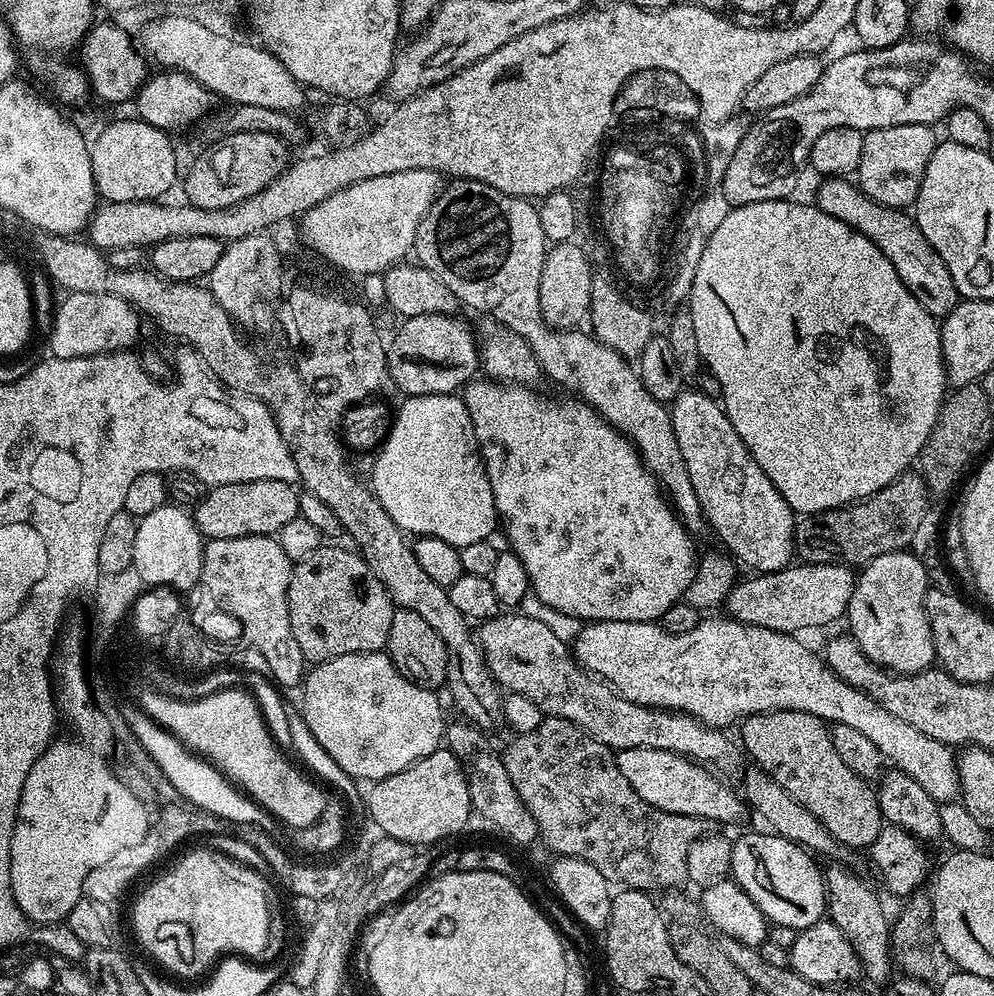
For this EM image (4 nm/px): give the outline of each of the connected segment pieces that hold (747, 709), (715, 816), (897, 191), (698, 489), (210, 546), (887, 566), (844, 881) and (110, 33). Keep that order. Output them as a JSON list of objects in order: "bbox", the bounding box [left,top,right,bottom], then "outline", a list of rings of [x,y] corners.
[{"bbox":[574,619,960,802],"outline":[[[701,619],[692,630],[685,633],[670,633],[656,622],[618,622],[617,620],[594,620],[585,623],[577,634],[574,660],[586,672],[611,684],[622,698],[647,708],[662,708],[669,712],[679,712],[693,720],[698,720],[708,728],[728,730],[732,723],[743,721],[749,716],[763,712],[798,710],[814,714],[819,720],[850,726],[858,730],[878,746],[881,757],[889,765],[904,772],[930,798],[938,802],[955,801],[960,795],[960,775],[956,769],[957,757],[949,745],[938,742],[922,730],[914,730],[910,722],[894,718],[873,696],[847,684],[834,674],[823,655],[811,652],[795,635],[775,632],[763,626],[743,624],[741,620]]]},{"bbox":[616,748,746,824],"outline":[[[635,748],[634,750],[617,751],[616,761],[618,762],[618,770],[622,770],[626,782],[630,782],[634,794],[638,794],[638,798],[642,798],[642,802],[646,802],[658,810],[666,810],[671,816],[701,816],[703,820],[713,822],[721,820],[722,823],[728,824],[746,812],[745,801],[737,789],[735,792],[730,785],[723,784],[712,773],[715,771],[709,770],[705,765],[695,760],[688,759],[687,756],[678,756],[675,752],[667,752],[661,748]]]},{"bbox":[858,124,938,210],"outline":[[[931,124],[886,126],[864,133],[862,162],[858,173],[858,186],[872,200],[887,208],[908,210],[915,205],[926,166],[938,143],[937,129]]]},{"bbox":[670,390,797,573],"outline":[[[703,390],[688,391],[681,391],[680,395],[671,401],[670,415],[674,426],[674,438],[678,438],[678,450],[682,450],[682,458],[690,474],[690,483],[694,485],[694,494],[698,494],[698,502],[704,511],[707,527],[713,528],[720,535],[721,542],[729,549],[724,548],[740,564],[742,562],[746,567],[753,568],[753,573],[777,572],[789,567],[794,560],[797,513],[793,512],[786,498],[782,498],[774,482],[766,478],[762,466],[754,462],[742,438],[738,438],[738,430],[734,430],[730,418],[724,413],[723,403]]]},{"bbox":[200,536,306,690],"outline":[[[247,536],[246,538],[218,538],[203,545],[200,579],[210,584],[210,578],[220,578],[220,600],[217,604],[228,608],[226,616],[240,623],[248,644],[264,659],[263,667],[281,689],[287,690],[301,683],[306,675],[306,661],[298,642],[294,642],[294,630],[290,630],[288,613],[288,585],[292,577],[294,561],[282,550],[279,539],[271,536]]]},{"bbox":[848,550,935,675],"outline":[[[908,550],[879,555],[859,573],[848,603],[849,633],[872,664],[897,675],[923,672],[935,661],[932,624],[925,612],[925,594],[930,585],[924,566]]]},{"bbox":[823,866,894,980],"outline":[[[828,866],[823,869],[824,874],[824,890],[826,893],[826,916],[832,921],[834,926],[838,926],[838,930],[842,930],[842,934],[850,942],[850,946],[854,950],[854,954],[860,960],[860,971],[866,977],[872,980],[884,980],[888,975],[891,977],[892,964],[894,968],[894,949],[892,947],[892,934],[890,931],[890,919],[884,913],[884,908],[880,905],[880,900],[863,884],[860,880],[855,880],[848,872],[843,872],[843,867]]]},{"bbox":[78,20,150,104],"outline":[[[104,20],[93,23],[83,44],[78,49],[79,63],[88,74],[91,91],[108,104],[124,104],[133,99],[150,76],[149,61],[143,51],[116,24]]]}]

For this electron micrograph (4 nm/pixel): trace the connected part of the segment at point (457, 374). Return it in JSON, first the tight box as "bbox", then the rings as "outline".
{"bbox":[387,312,478,397],"outline":[[[439,312],[438,314],[422,314],[421,316],[409,316],[407,319],[403,321],[404,324],[400,329],[396,332],[396,337],[393,338],[392,344],[387,345],[388,349],[388,369],[390,370],[390,374],[392,375],[392,381],[396,384],[397,393],[403,394],[405,397],[409,396],[446,396],[452,393],[455,393],[457,389],[461,386],[467,385],[469,381],[473,379],[474,373],[472,371],[477,371],[478,368],[478,340],[476,344],[476,340],[472,337],[472,332],[467,328],[466,325],[463,324],[460,320],[455,320],[452,317],[452,314],[448,312]]]}

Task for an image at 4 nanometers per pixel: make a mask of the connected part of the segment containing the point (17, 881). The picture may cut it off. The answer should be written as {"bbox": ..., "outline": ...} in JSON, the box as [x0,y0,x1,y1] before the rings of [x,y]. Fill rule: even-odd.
{"bbox":[10,742,150,925],"outline":[[[53,742],[49,744],[47,750],[30,766],[30,774],[26,774],[26,786],[22,786],[22,798],[20,799],[19,822],[14,826],[14,834],[10,842],[10,886],[18,906],[23,908],[25,916],[33,925],[59,924],[67,921],[70,910],[78,903],[84,893],[84,883],[86,882],[86,872],[91,864],[102,866],[104,862],[111,860],[113,852],[126,850],[127,847],[138,846],[146,838],[150,829],[150,818],[145,801],[140,800],[124,785],[123,779],[119,775],[112,773],[112,768],[95,752],[92,748],[87,748],[84,744],[59,744]]]}

